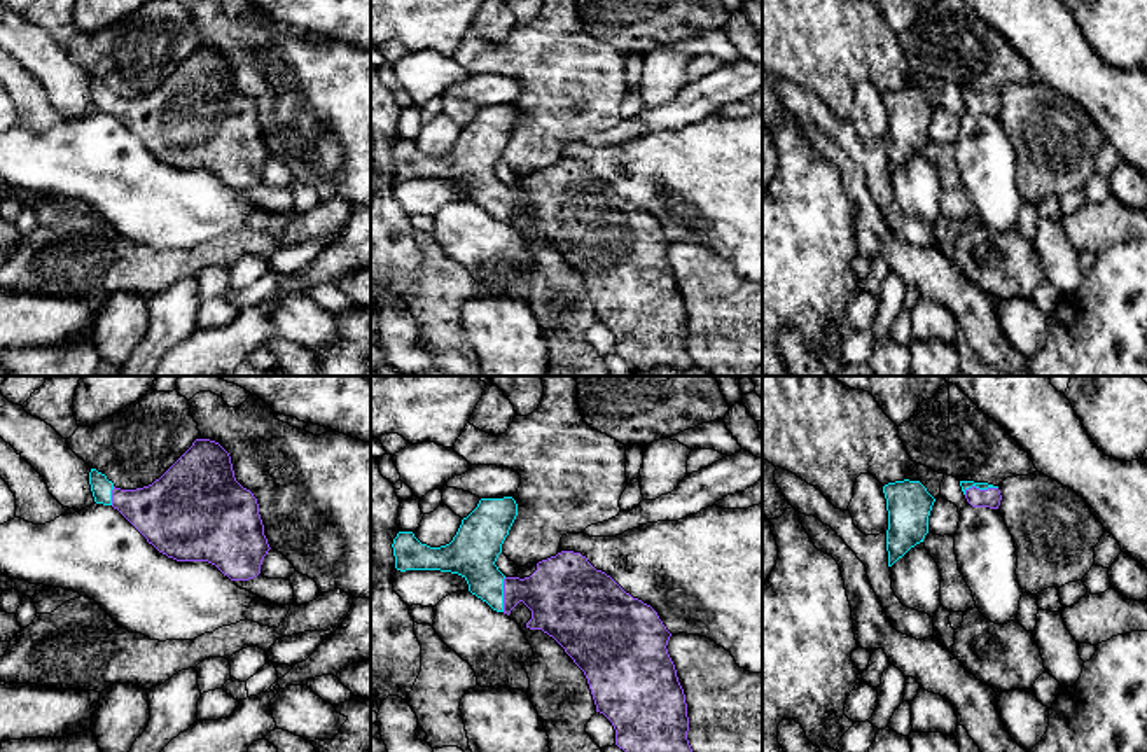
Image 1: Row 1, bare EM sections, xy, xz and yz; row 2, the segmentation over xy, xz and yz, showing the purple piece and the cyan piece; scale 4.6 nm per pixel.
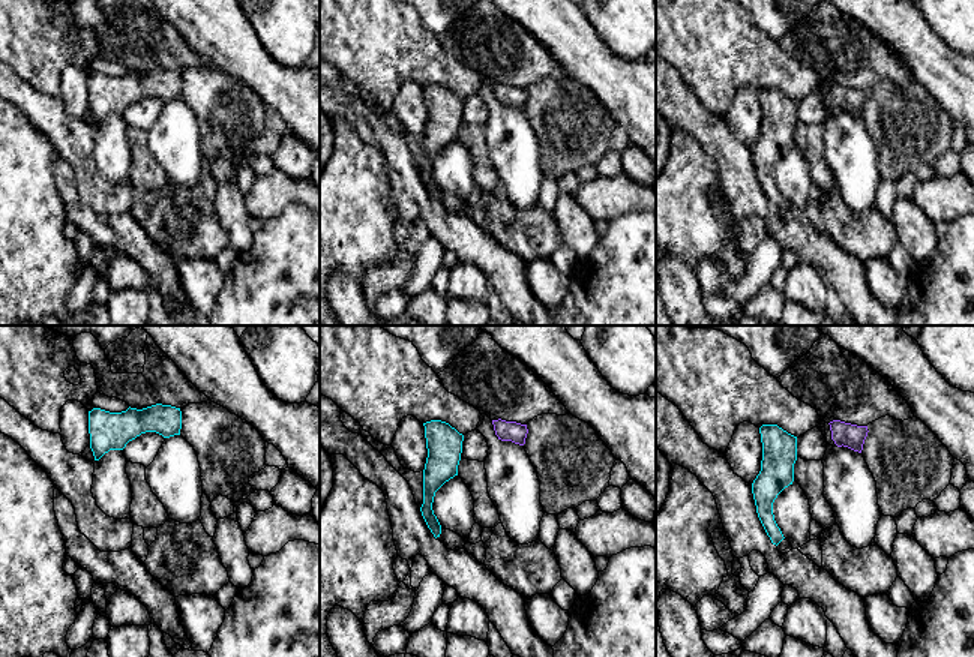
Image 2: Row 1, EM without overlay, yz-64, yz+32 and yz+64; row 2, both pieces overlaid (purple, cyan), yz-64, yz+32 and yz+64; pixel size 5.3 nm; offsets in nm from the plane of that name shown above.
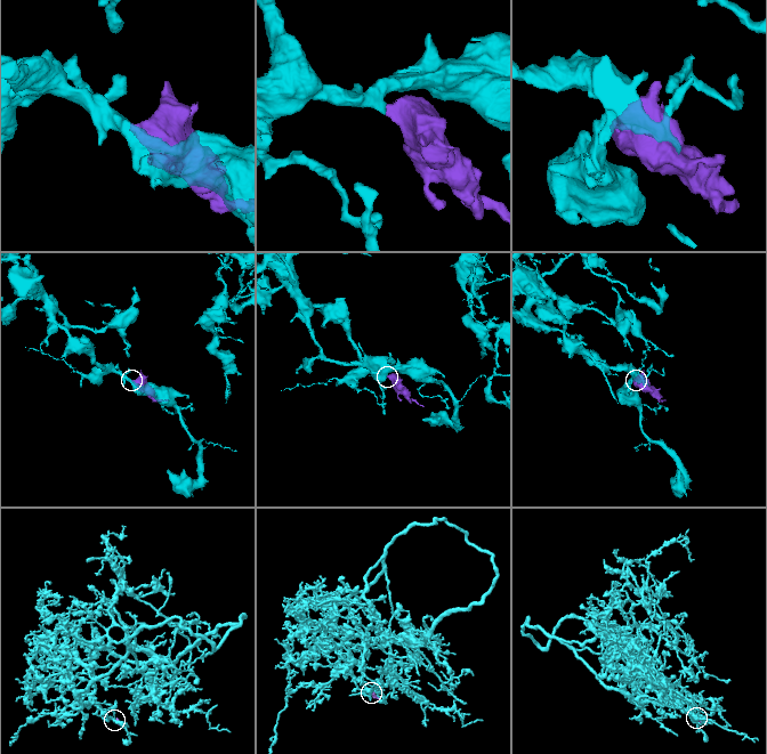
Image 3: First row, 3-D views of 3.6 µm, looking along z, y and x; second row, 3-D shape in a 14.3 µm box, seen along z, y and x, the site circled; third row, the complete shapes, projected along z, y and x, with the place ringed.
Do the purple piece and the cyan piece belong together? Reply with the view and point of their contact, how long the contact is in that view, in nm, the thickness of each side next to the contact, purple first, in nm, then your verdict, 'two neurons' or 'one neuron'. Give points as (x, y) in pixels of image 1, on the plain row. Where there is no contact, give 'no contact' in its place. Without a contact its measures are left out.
yz (978, 97) | 160 nm | 90/50 nm | one neuron

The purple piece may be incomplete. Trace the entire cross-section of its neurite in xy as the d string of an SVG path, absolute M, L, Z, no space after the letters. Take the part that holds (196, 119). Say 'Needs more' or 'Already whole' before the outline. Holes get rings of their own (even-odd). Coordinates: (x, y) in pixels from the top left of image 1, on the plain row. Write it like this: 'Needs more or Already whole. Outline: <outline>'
Needs more. Outline: M215 49L192 54L152 93L115 96L91 77L96 112L117 117L159 161L177 170L208 170L231 189L261 182L271 157L259 112L233 79L229 61Z

